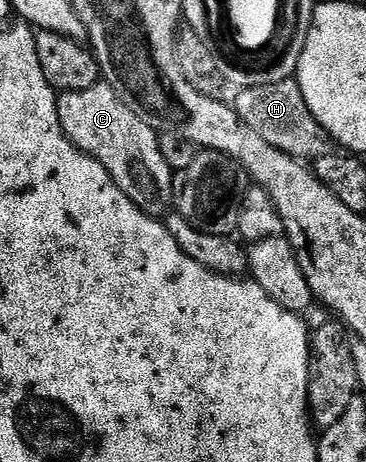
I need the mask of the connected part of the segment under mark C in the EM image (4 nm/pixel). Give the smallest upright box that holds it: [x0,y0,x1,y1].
[57,83,176,219]

